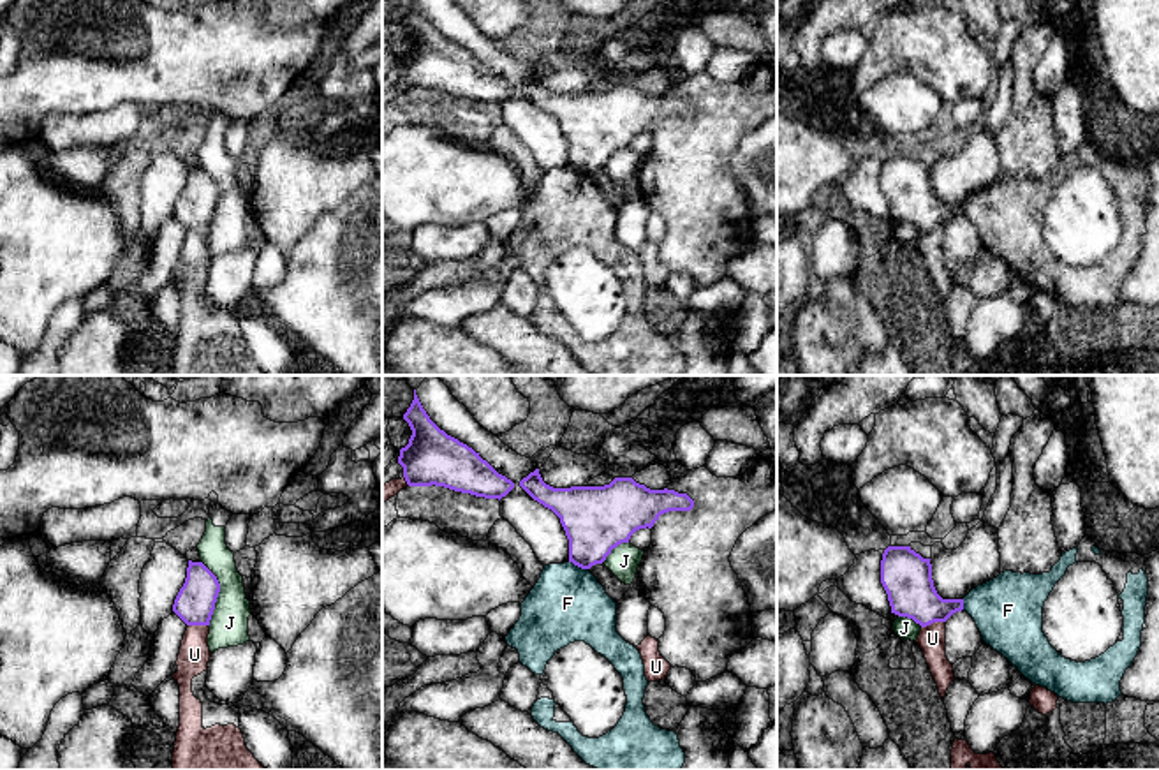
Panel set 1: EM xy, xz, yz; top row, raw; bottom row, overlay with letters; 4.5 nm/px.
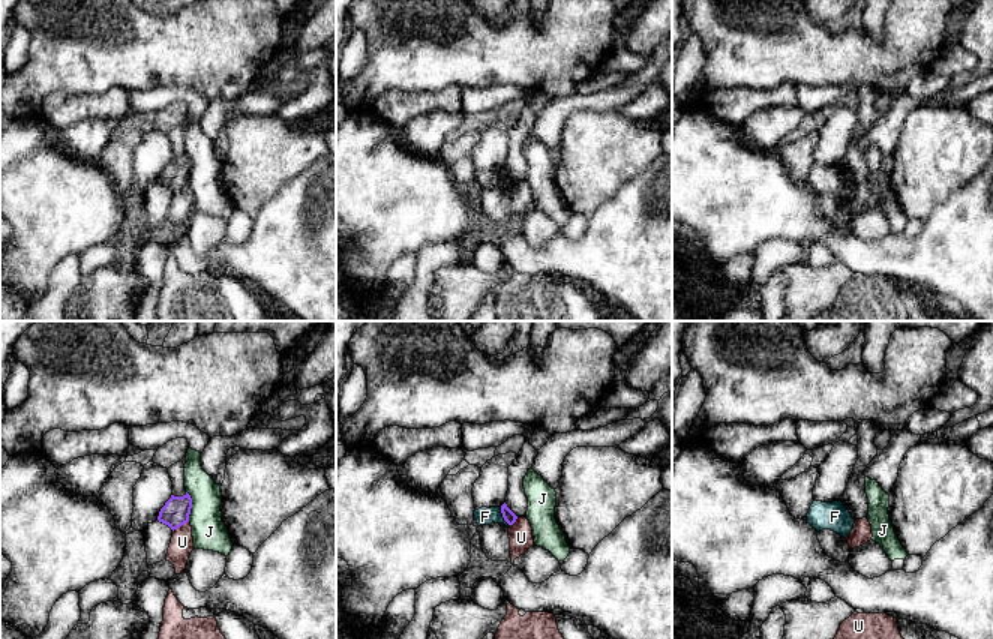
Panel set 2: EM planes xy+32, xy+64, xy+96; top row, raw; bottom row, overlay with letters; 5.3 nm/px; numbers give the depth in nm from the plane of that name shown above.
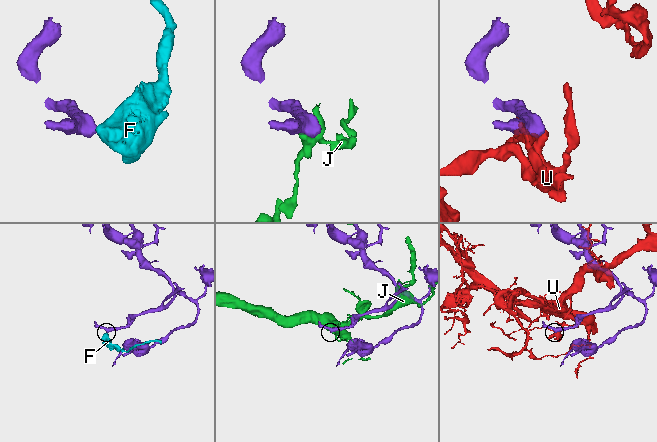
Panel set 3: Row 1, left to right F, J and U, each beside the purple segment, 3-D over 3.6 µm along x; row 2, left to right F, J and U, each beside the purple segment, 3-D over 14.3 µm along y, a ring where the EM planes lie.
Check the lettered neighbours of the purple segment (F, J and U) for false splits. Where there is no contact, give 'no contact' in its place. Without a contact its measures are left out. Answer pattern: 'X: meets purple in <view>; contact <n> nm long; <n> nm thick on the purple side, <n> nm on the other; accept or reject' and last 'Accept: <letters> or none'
F: meets purple in xz; contact 100 nm long; 300 nm thick on the purple side, 340 nm on the other; reject
J: meets purple in xy; contact 300 nm long; 180 nm thick on the purple side, 180 nm on the other; reject
U: meets purple in yz; contact 120 nm long; 220 nm thick on the purple side, 130 nm on the other; reject
Accept: none

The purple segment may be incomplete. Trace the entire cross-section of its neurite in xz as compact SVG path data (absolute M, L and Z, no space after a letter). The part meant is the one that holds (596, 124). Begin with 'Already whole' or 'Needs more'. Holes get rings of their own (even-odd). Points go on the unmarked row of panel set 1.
Already whole. M535 74L520 86L520 92L560 123L569 144L569 167L581 174L602 169L613 153L629 148L636 136L652 134L661 120L694 113L694 106L687 99L668 93L650 95L632 83L615 83L604 92L553 93L543 86L539 74Z

